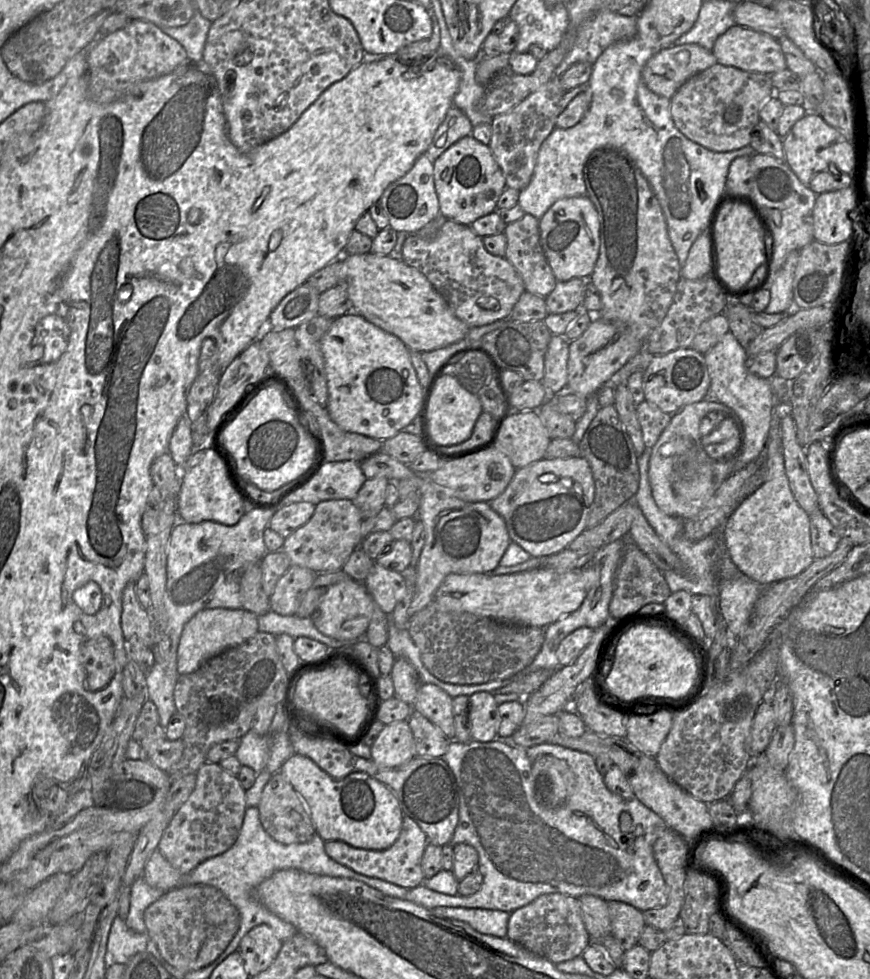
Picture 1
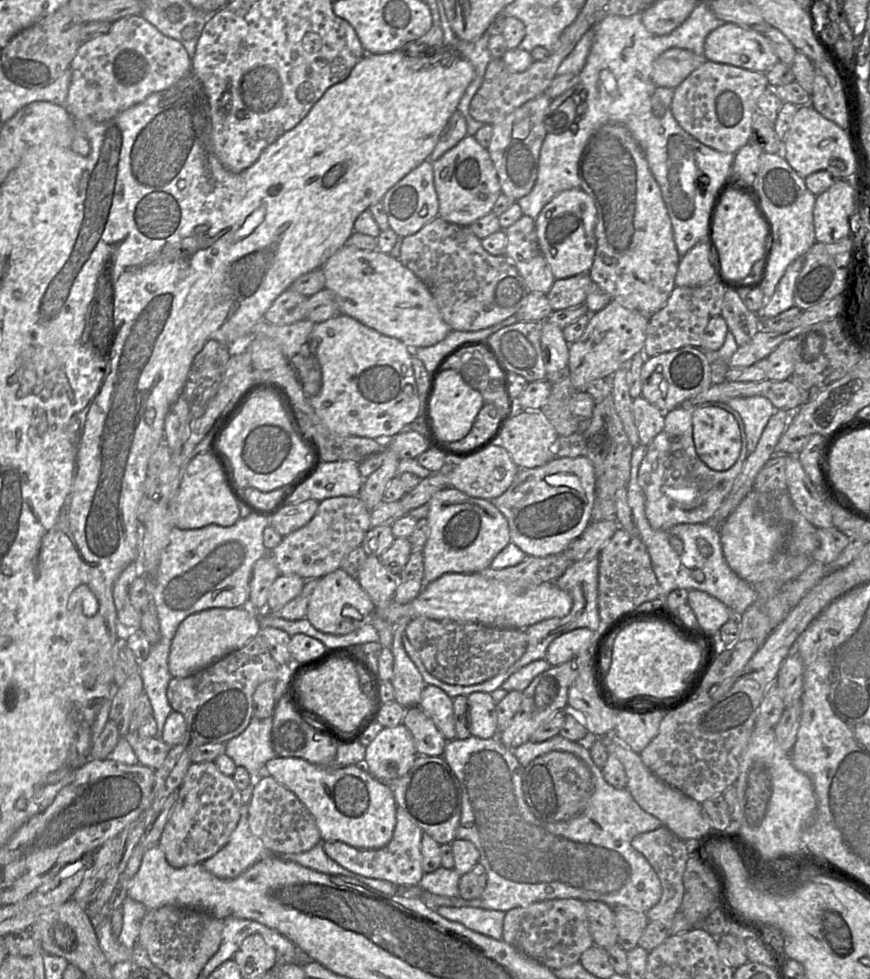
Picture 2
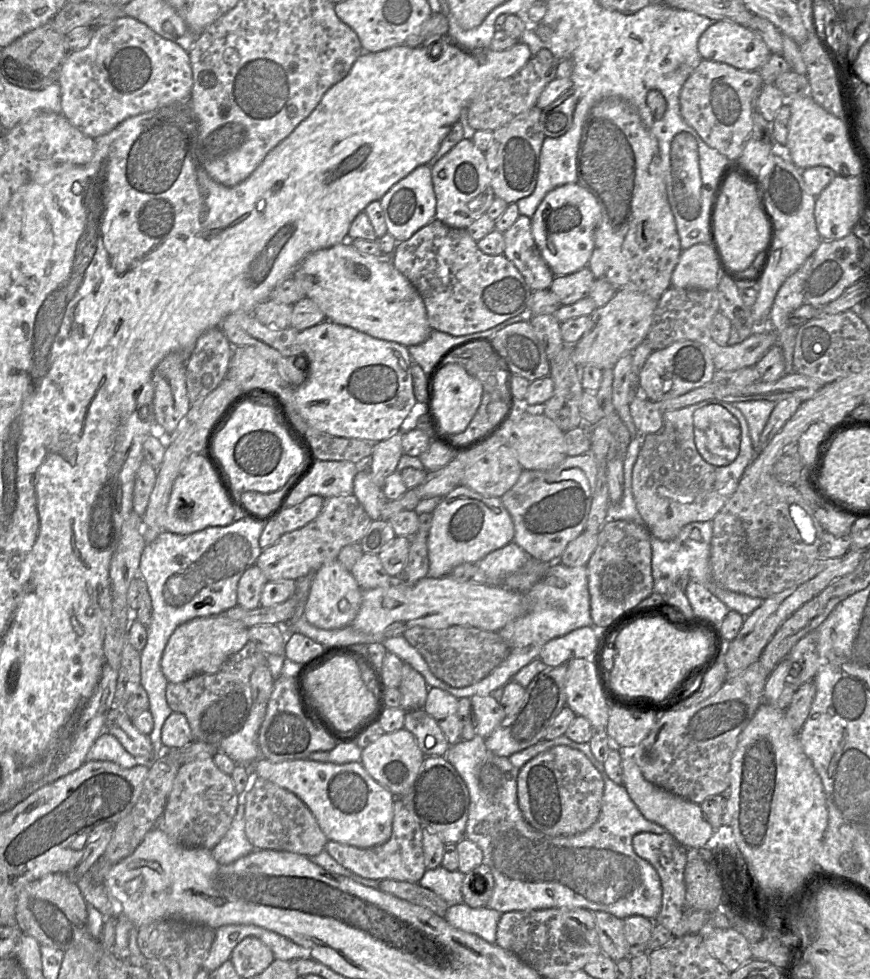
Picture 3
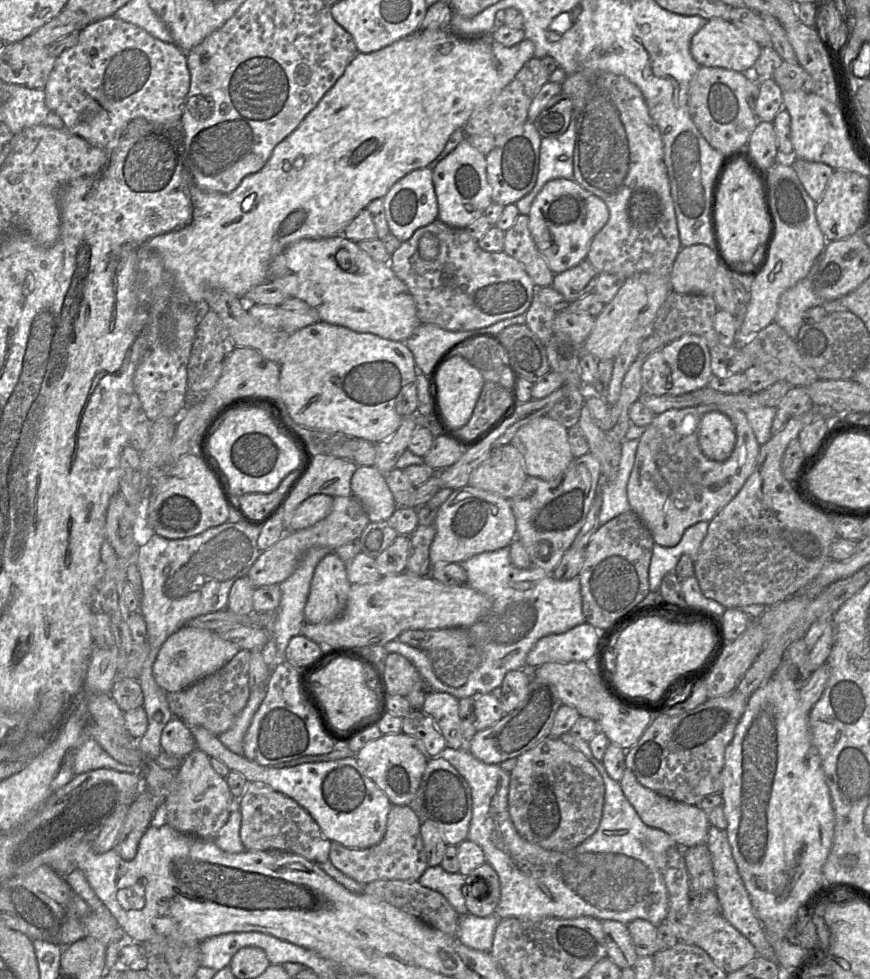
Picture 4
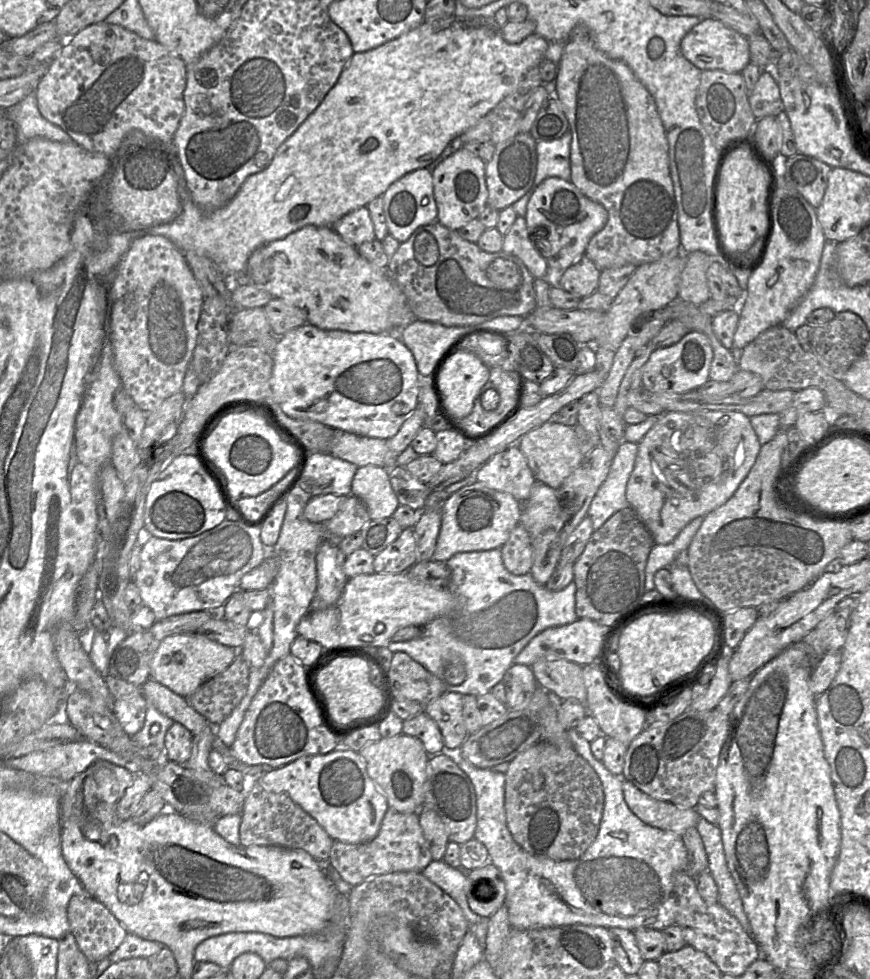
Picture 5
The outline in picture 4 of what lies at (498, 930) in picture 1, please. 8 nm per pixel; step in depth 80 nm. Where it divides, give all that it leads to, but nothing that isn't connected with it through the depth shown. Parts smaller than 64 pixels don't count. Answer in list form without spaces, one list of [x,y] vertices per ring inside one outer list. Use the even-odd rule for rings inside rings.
[[[496,914],[487,917],[460,915],[457,938],[469,948],[489,953],[498,922]]]

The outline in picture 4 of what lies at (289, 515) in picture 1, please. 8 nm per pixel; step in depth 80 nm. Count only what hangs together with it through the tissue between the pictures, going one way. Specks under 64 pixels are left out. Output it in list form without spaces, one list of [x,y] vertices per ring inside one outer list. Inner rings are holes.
[[[315,494],[304,500],[295,510],[289,531],[297,531],[326,518],[333,506],[334,498],[326,494]]]

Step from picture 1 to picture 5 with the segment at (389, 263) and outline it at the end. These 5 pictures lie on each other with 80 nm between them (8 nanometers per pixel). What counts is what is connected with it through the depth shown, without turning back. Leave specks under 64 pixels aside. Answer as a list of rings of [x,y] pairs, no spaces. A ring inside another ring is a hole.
[[[307,225],[303,228],[287,235],[285,238],[271,241],[257,248],[249,257],[245,271],[245,280],[254,284],[256,287],[266,290],[273,298],[283,299],[284,301],[301,308],[307,313],[307,323],[314,325],[322,330],[342,330],[347,332],[368,332],[374,334],[386,332],[399,332],[415,320],[405,294],[401,291],[396,282],[390,277],[386,269],[378,269],[359,253],[357,247],[345,241],[331,227]]]

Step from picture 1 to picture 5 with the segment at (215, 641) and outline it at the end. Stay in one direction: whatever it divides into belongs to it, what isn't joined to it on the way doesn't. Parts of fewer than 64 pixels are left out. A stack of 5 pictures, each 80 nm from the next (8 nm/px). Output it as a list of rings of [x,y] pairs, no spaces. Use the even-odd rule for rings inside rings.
[[[180,633],[160,643],[150,662],[150,678],[186,698],[203,683],[228,668],[237,654],[238,649],[224,646],[203,634]]]

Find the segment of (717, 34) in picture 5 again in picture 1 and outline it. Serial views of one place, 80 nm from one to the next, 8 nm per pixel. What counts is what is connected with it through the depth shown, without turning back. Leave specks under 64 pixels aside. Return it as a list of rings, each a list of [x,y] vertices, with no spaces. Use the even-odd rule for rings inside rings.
[[[738,24],[717,38],[712,52],[718,63],[745,71],[774,74],[787,68],[778,39]]]

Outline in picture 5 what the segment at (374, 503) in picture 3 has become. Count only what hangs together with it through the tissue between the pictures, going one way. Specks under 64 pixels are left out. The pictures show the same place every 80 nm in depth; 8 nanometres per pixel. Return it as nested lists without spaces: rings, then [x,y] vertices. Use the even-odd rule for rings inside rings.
[[[379,466],[358,467],[351,494],[364,503],[371,520],[392,517],[400,505],[390,483],[389,470]]]

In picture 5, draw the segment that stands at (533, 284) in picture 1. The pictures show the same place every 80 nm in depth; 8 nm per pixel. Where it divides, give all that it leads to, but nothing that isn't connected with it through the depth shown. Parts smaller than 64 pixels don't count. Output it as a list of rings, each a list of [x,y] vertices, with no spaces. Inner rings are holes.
[[[517,216],[503,236],[502,251],[518,257],[534,279],[546,278],[548,264],[529,238],[525,217]]]

